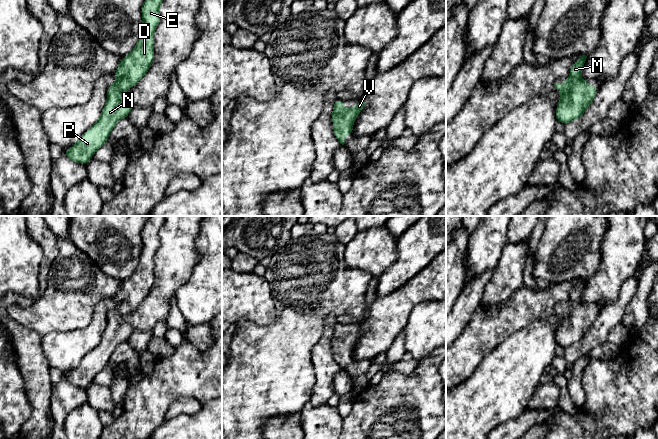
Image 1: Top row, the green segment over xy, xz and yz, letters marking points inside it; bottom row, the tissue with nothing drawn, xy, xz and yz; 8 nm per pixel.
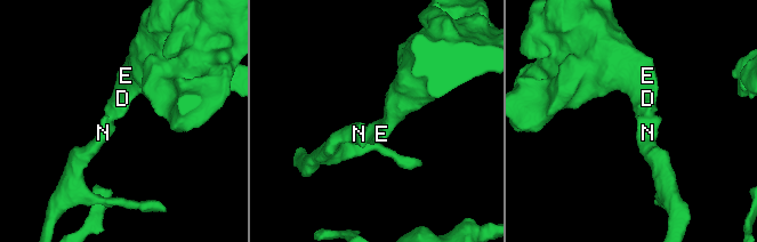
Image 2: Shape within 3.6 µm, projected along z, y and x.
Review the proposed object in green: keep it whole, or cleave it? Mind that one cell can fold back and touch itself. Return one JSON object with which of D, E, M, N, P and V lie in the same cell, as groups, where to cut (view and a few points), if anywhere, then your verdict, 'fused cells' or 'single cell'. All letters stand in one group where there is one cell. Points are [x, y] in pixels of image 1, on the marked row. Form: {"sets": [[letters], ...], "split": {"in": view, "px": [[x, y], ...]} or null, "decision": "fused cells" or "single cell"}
{"sets": [["D", "E", "M", "N", "P", "V"]], "split": null, "decision": "single cell"}

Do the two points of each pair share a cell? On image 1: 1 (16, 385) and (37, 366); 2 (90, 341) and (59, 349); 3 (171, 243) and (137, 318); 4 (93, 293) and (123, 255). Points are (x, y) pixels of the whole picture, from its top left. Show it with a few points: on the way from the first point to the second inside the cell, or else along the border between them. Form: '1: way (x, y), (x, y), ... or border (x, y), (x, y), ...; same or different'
1: border (17, 356), (17, 365), (24, 380), (29, 402); different
2: way (82, 341), (67, 349); same
3: way (171, 262), (171, 271), (166, 285), (156, 299); same
4: border (91, 258), (105, 273), (121, 281); different

